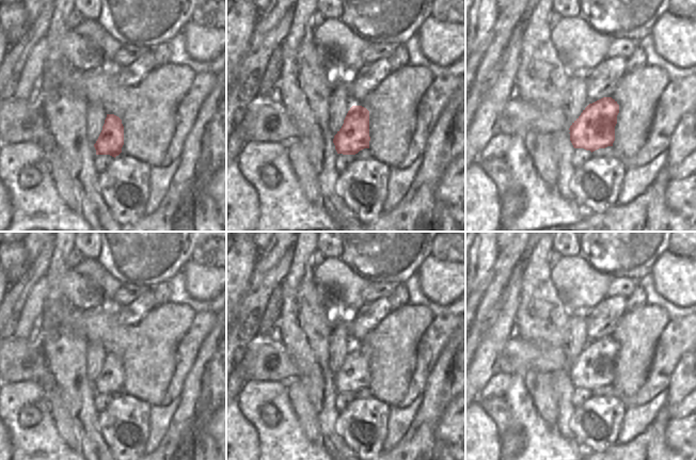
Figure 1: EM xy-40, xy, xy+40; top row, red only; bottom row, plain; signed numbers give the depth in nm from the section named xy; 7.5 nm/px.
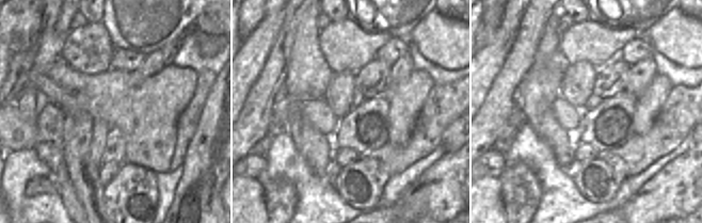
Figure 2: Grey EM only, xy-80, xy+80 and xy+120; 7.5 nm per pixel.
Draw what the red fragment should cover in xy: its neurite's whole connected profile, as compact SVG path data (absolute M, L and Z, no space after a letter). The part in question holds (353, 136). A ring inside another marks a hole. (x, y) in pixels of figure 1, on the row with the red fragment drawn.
M352 106L334 136L335 149L337 154L355 155L369 148L369 141L369 111L362 106Z

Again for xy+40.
M612 97L589 104L569 128L573 147L592 153L613 146L618 113L619 105Z

